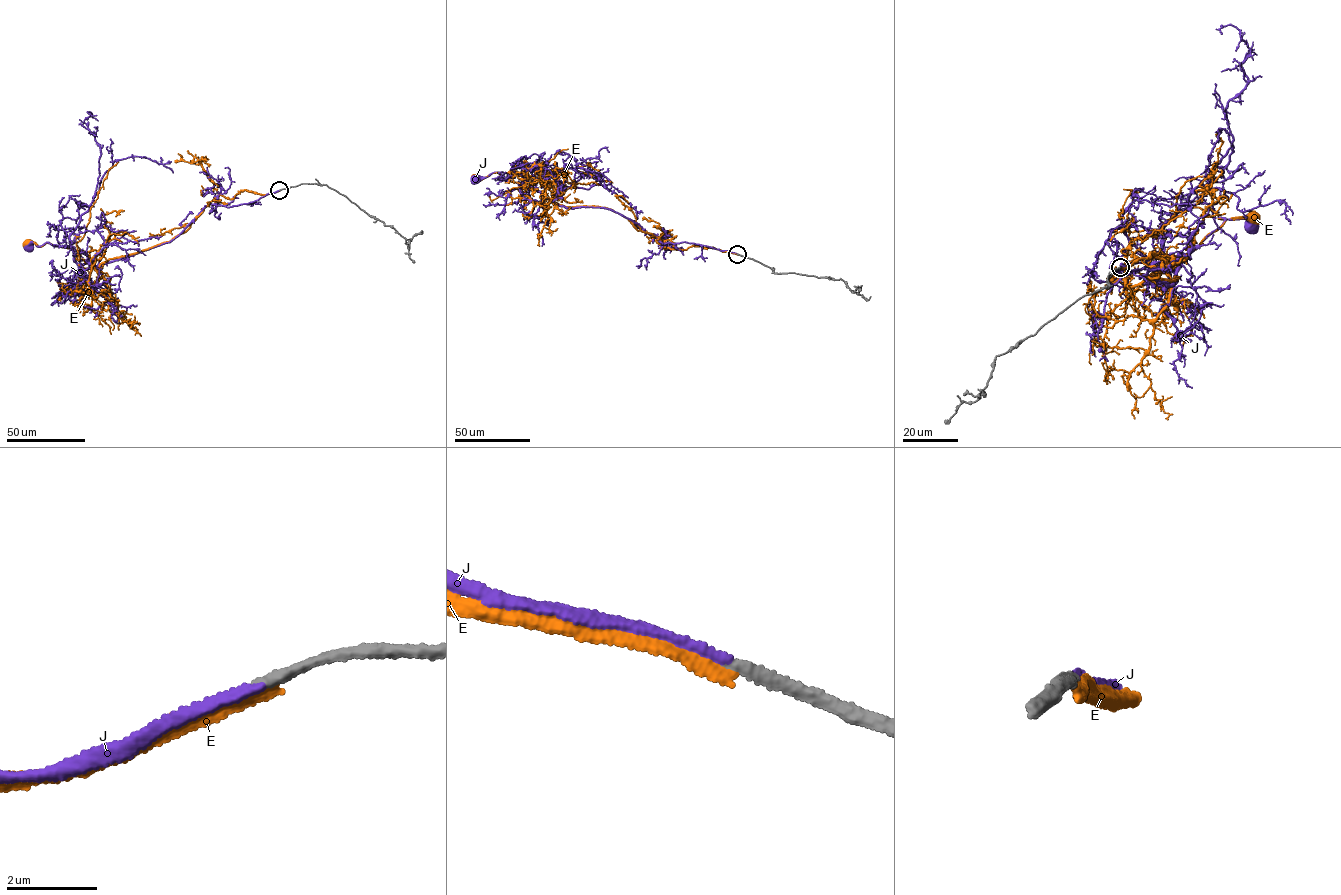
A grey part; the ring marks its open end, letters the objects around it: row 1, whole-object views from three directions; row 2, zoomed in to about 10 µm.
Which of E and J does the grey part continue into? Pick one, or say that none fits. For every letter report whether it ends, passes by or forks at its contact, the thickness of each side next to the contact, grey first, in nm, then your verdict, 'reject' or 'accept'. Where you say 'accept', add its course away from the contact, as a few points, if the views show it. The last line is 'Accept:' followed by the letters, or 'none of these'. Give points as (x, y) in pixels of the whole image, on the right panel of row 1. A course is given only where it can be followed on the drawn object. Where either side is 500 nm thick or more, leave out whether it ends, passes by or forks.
E: it ends | 300/300 nm | reject
J: it ends | 280/240 nm | accept | via (1120, 267), (1153, 270), (1173, 264), (1168, 258), (1140, 278), (1168, 285), (1222, 217), (1251, 225)
Accept: J

